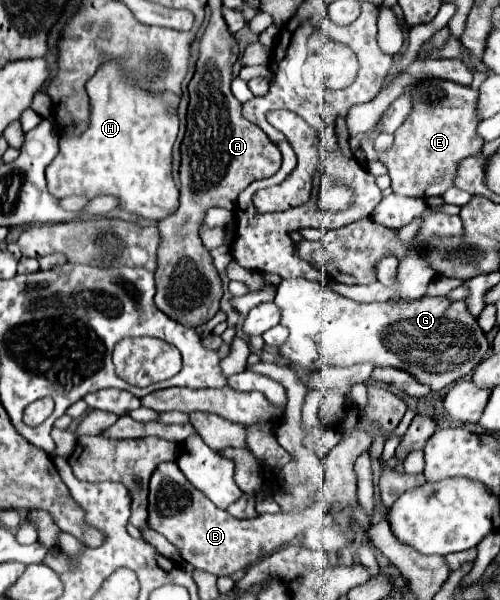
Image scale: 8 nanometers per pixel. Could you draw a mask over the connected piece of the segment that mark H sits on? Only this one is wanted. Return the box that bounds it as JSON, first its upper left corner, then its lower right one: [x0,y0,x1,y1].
[46,62,178,222]

